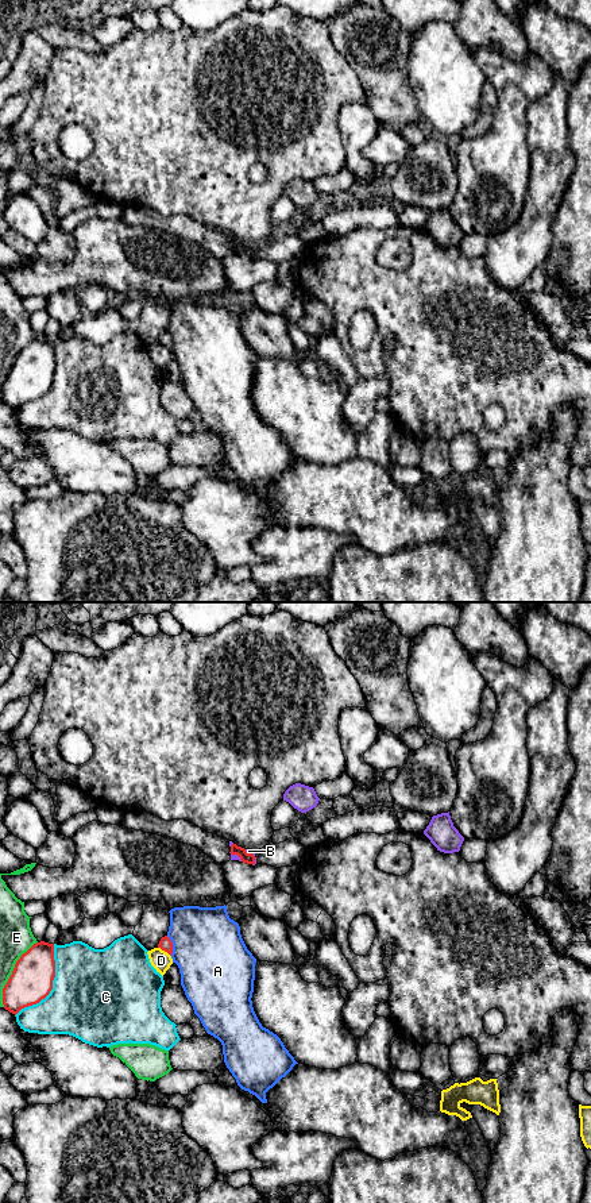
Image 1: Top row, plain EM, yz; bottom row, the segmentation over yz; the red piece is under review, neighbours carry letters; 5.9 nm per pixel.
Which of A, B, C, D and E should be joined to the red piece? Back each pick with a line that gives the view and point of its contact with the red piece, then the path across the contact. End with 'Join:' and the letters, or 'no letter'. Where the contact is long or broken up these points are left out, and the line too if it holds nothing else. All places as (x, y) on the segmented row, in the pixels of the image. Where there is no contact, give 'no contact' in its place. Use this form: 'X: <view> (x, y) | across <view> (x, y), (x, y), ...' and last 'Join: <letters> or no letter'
Join: no letter

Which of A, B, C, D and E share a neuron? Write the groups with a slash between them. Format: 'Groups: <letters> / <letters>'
Groups: A / B / C / D / E

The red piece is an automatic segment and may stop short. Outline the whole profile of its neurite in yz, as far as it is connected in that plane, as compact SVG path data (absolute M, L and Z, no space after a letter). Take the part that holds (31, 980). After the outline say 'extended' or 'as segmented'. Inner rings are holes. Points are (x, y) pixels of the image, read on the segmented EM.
M34 944L16 961L3 988L4 1009L16 1015L22 1009L39 1003L53 990L54 978L54 944Z; as segmented

